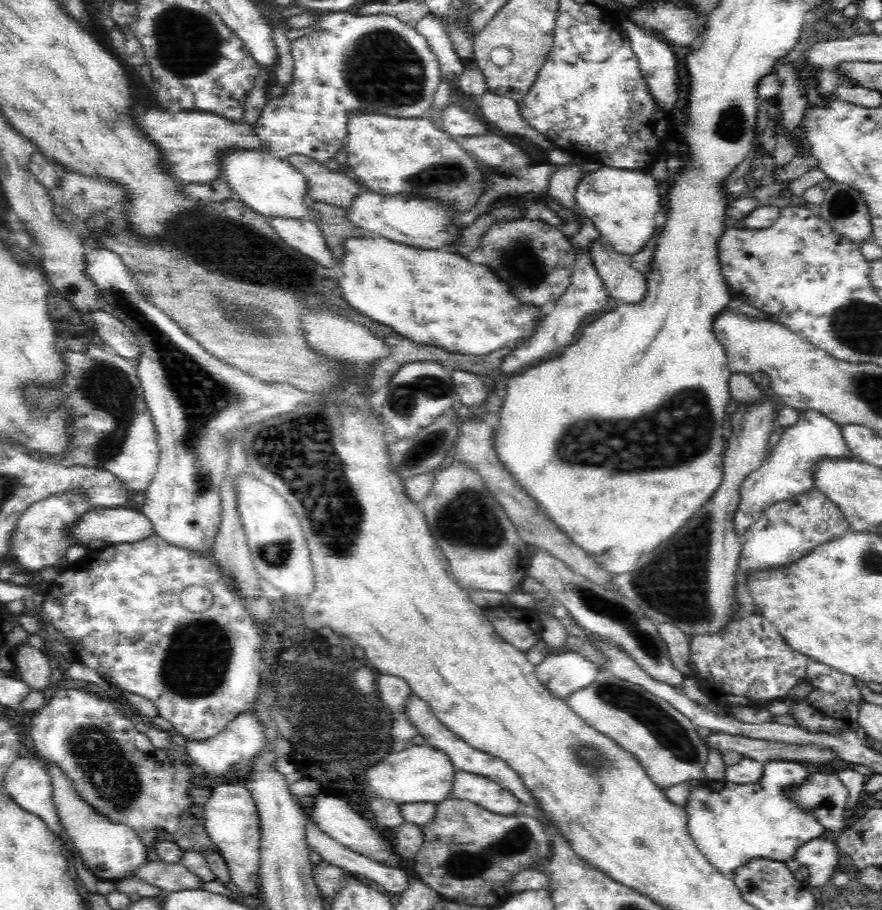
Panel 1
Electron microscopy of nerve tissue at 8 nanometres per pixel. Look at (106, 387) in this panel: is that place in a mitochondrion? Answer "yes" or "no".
yes

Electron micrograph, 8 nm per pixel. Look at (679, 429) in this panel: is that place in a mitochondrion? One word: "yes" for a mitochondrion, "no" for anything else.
yes

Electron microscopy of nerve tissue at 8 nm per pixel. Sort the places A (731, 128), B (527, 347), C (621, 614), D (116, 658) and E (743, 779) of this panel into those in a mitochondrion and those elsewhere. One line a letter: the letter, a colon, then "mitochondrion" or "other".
A: mitochondrion
B: other
C: mitochondrion
D: other
E: other

